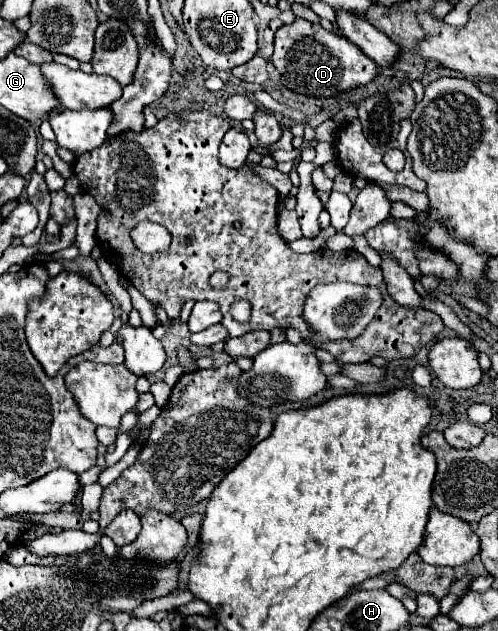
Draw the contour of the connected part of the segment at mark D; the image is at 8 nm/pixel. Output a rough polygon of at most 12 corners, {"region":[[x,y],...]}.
{"region":[[296,18],[274,38],[280,84],[332,98],[378,76],[344,36]]}

